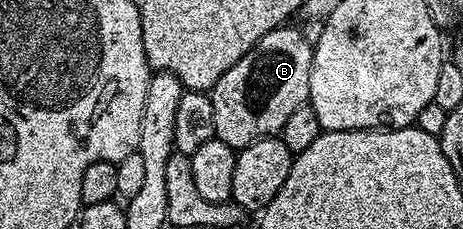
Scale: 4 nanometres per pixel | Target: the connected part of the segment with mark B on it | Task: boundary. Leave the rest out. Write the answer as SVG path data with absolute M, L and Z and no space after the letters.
M282 25L271 29L208 92L215 105L215 136L234 149L257 139L276 136L287 117L309 101L309 82L314 44L303 37L300 26Z

